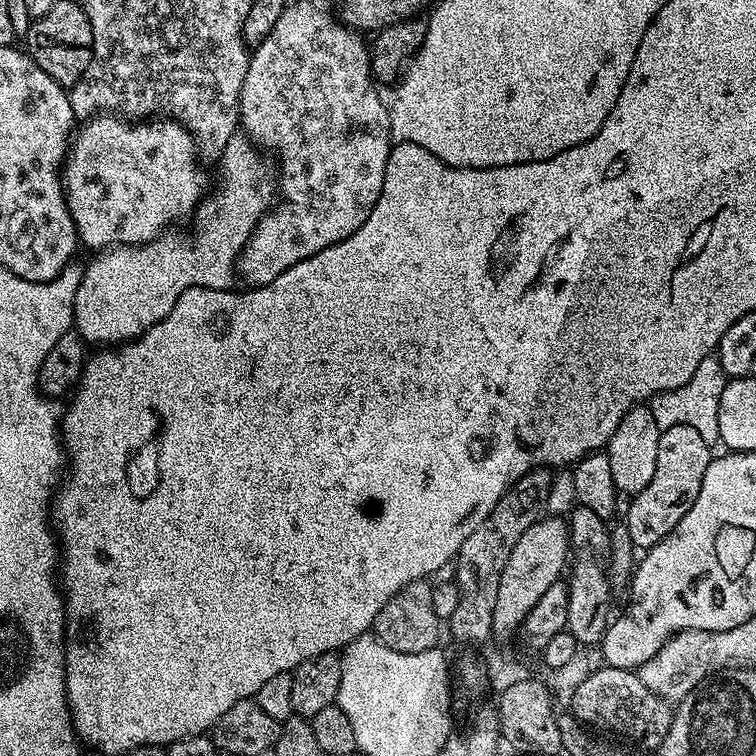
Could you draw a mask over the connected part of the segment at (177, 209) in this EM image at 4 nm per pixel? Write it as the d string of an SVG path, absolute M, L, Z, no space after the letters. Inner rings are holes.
M101 114L93 116L81 128L84 129L81 132L79 129L75 133L68 154L64 158L62 179L64 182L64 197L68 203L70 218L76 227L76 239L83 247L85 244L88 248L94 248L93 250L105 250L117 245L144 245L156 239L161 233L167 233L170 228L168 224L176 224L179 220L186 219L187 216L189 219L195 213L197 204L200 203L206 189L209 187L208 176L200 169L202 164L198 159L198 149L192 134L187 132L180 124L177 124L175 120L171 118L152 118L147 122L133 122L119 114Z

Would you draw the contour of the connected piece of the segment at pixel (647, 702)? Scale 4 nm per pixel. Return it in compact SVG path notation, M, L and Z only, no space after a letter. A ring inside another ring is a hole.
M599 667L585 680L577 682L576 689L572 692L571 715L581 725L589 729L597 728L592 729L597 733L613 732L640 748L656 749L664 741L666 734L670 734L673 705L654 694L654 690L650 690L650 686L646 686L646 682L642 682L642 678L633 669Z

